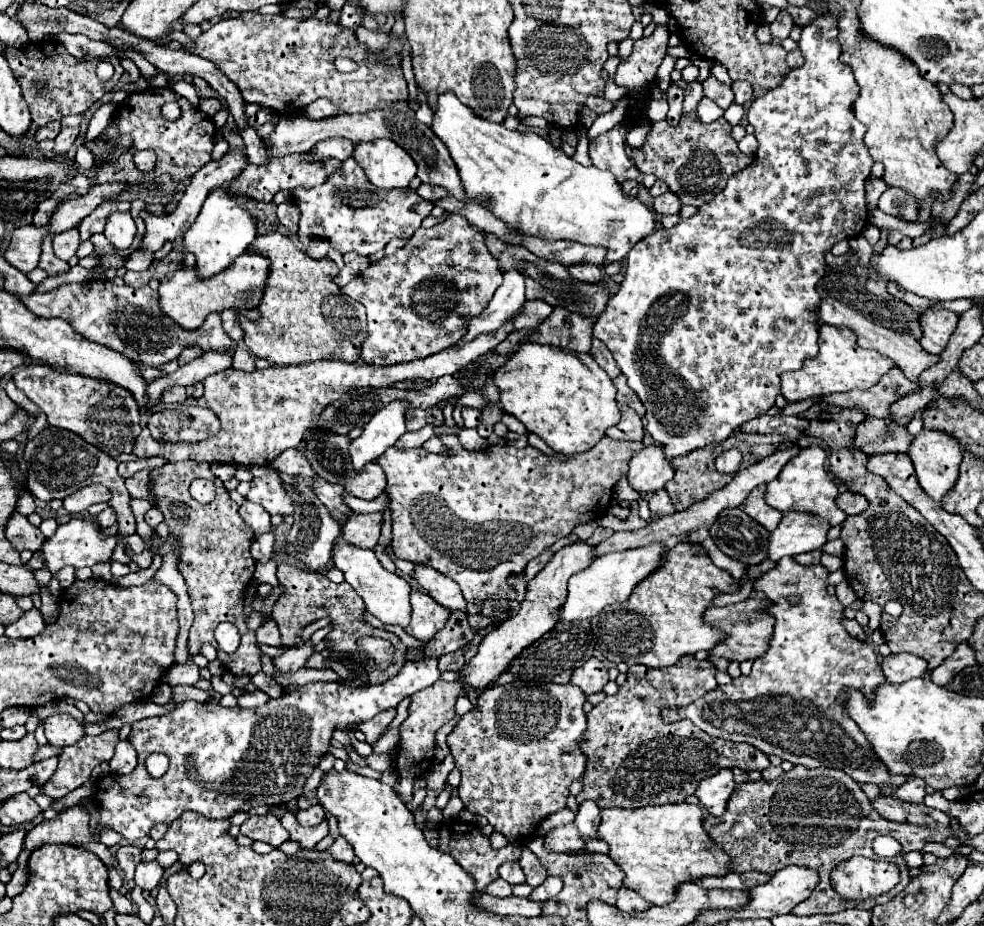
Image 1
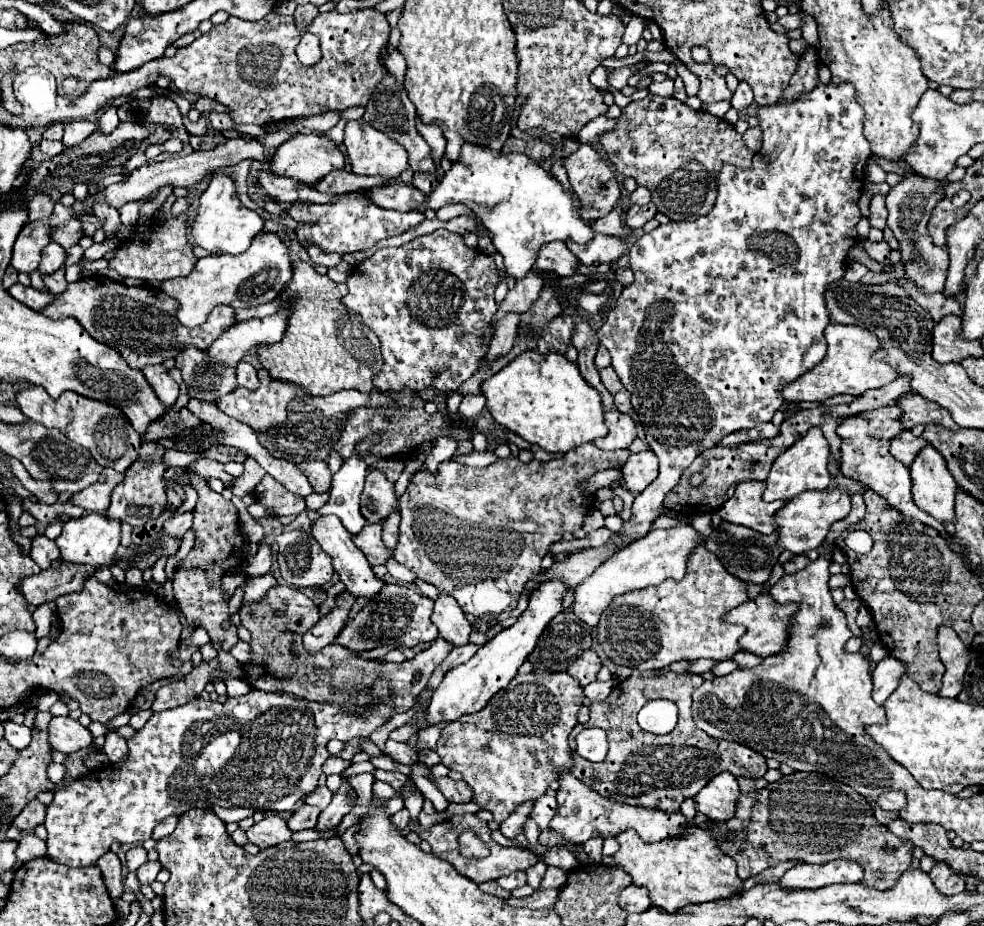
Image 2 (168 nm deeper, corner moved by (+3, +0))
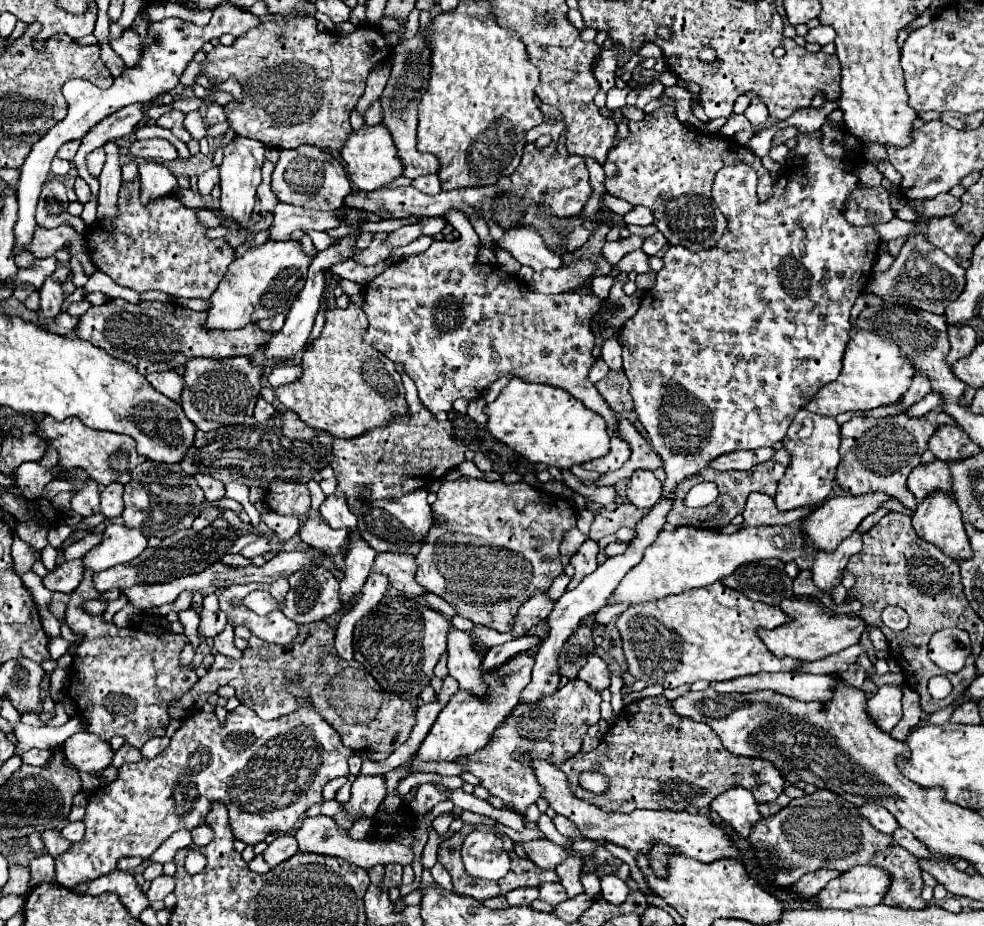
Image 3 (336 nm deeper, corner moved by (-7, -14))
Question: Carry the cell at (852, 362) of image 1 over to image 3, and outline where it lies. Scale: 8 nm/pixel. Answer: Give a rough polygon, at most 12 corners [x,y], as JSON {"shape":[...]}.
{"shape":[[852,330],[844,366],[804,408],[820,416],[902,400],[914,366]]}

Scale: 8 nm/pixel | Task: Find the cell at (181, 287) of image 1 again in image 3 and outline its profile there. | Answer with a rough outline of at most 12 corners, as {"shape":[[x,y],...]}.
{"shape":[[300,240],[236,258],[206,328],[236,330],[288,312],[310,256]]}

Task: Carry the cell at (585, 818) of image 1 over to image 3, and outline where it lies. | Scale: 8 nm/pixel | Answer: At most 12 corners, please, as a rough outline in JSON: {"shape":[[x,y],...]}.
{"shape":[[618,876],[602,878],[606,902],[626,902],[630,888]]}

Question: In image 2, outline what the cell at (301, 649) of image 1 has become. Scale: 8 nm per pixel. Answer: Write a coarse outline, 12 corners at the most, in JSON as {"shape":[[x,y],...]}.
{"shape":[[342,592],[332,612],[308,634],[304,648],[322,650],[344,628],[354,596]]}

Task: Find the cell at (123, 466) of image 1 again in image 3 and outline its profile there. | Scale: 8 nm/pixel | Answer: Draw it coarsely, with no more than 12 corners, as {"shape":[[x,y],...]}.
{"shape":[[122,484],[102,490],[102,514],[118,518],[124,512]]}

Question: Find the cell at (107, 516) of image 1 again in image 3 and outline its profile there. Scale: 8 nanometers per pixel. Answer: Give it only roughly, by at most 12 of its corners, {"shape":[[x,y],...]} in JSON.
{"shape":[[146,460],[124,486],[124,524],[190,528],[204,492],[180,464]]}

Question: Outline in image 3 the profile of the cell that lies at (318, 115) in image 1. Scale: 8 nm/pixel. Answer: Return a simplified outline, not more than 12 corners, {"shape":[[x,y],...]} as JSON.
{"shape":[[380,100],[364,112],[364,122],[370,126],[382,122]]}

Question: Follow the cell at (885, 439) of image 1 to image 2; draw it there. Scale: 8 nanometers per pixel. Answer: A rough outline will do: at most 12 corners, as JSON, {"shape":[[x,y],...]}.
{"shape":[[902,430],[890,442],[896,460],[910,466],[928,442]]}

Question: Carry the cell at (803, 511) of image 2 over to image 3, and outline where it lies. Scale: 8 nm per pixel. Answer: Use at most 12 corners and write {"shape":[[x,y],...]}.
{"shape":[[836,496],[814,508],[804,534],[832,552],[888,496]]}

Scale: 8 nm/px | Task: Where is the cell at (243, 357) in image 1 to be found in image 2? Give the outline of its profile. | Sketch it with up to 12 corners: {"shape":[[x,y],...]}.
{"shape":[[238,362],[236,378],[240,386],[256,390],[260,384],[256,368]]}

